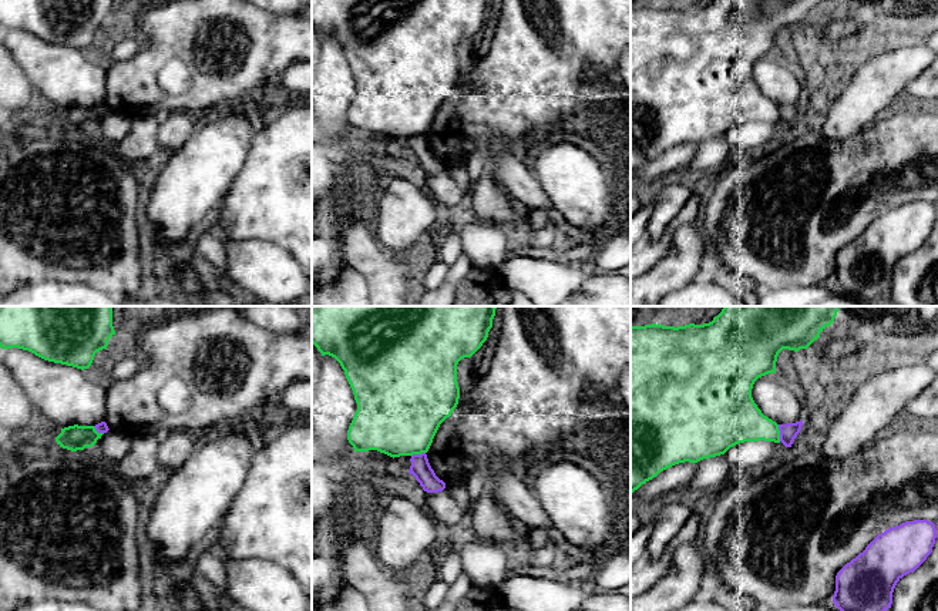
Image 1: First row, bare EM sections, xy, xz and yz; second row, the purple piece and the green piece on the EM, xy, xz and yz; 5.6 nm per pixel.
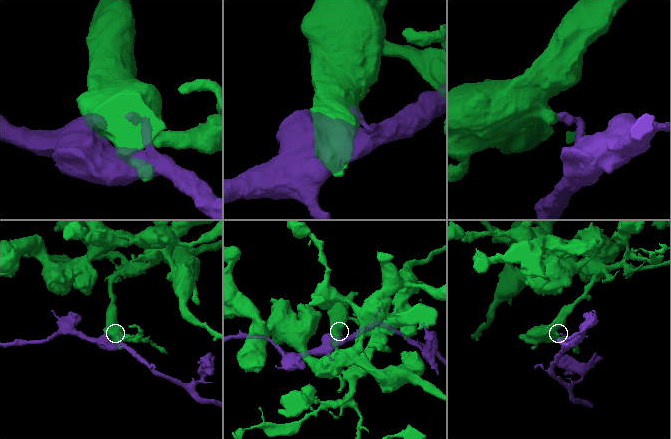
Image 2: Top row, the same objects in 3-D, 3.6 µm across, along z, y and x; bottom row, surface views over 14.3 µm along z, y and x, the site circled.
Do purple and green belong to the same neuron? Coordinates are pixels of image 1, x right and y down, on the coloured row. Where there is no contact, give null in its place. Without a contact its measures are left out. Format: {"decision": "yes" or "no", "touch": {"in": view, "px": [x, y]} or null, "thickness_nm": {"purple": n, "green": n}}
{"decision": "no", "touch": {"in": "yz", "px": [780, 433]}, "thickness_nm": {"purple": 100, "green": 260}}

